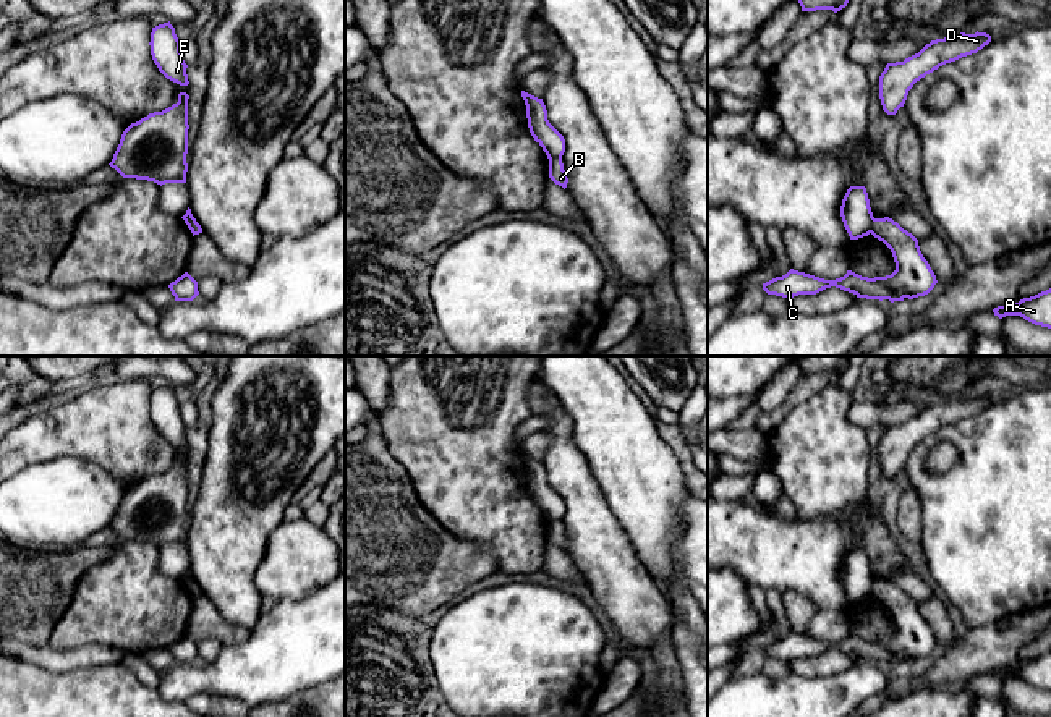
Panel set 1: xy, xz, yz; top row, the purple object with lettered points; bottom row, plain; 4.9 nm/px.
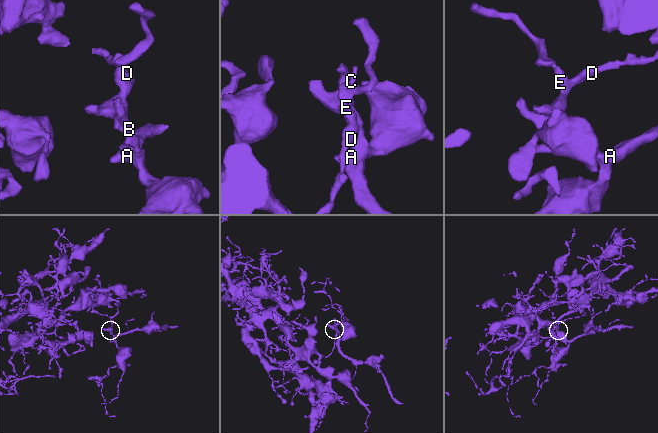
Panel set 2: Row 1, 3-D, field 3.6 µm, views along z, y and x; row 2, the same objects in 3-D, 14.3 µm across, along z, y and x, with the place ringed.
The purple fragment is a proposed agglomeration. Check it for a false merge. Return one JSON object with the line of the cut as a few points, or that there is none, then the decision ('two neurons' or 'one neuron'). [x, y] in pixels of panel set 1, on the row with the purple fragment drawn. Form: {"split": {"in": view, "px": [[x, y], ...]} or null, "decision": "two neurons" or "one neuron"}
{"split": {"in": "yz", "px": [[875, 219], [870, 232]]}, "decision": "two neurons"}

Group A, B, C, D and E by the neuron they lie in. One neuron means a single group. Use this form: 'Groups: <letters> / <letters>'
Groups: A B C / D E

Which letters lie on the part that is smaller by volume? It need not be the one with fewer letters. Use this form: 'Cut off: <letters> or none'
Cut off: A, B, C

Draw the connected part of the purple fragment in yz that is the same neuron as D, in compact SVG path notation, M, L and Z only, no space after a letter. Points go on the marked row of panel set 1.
M986 32L954 34L926 44L918 53L904 62L887 63L879 76L879 99L887 115L896 115L904 107L908 91L917 81L939 66L962 57L977 53L991 42Z

